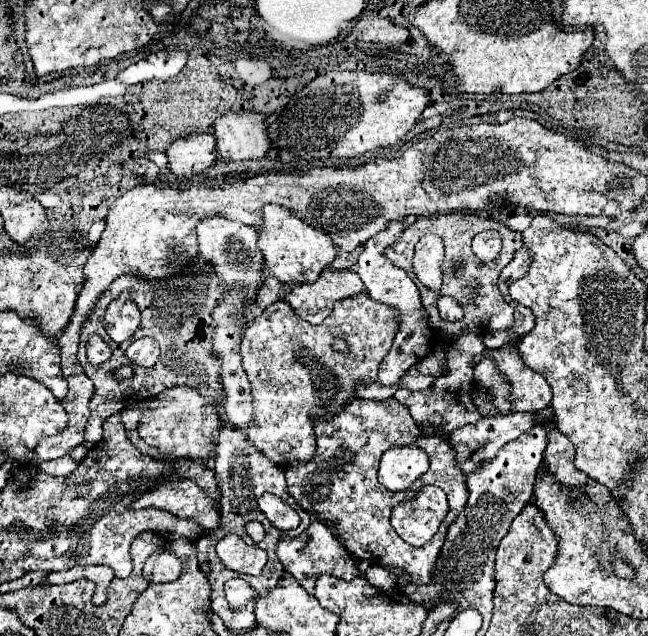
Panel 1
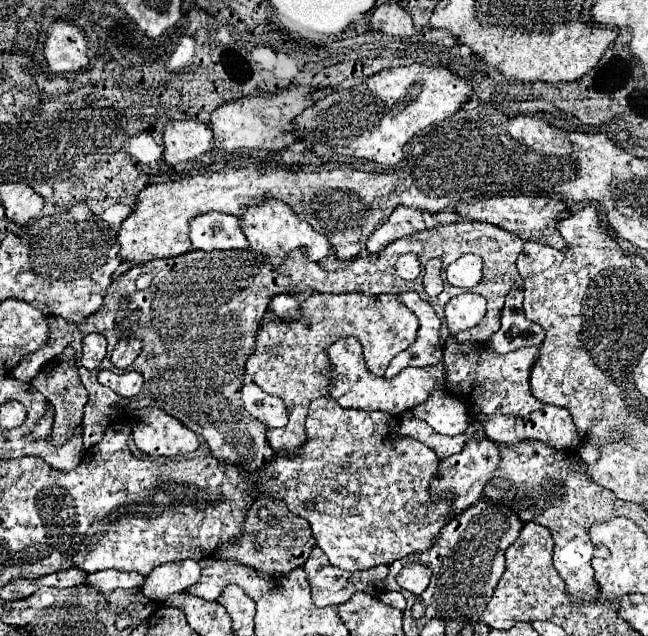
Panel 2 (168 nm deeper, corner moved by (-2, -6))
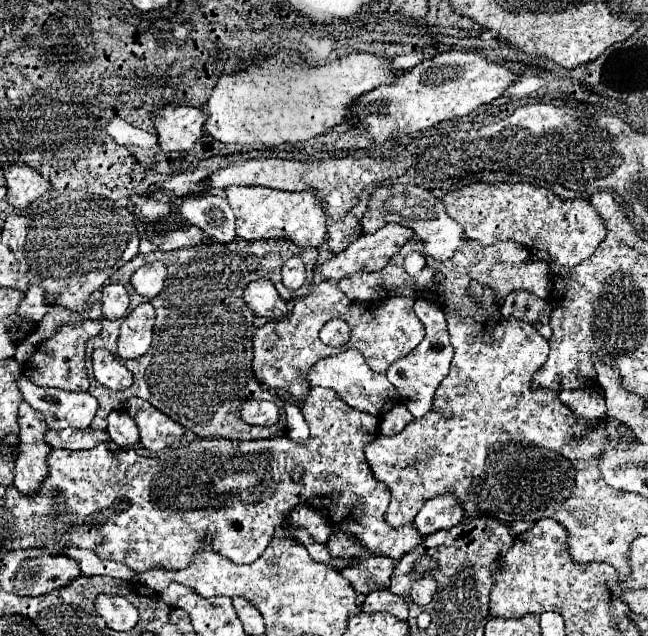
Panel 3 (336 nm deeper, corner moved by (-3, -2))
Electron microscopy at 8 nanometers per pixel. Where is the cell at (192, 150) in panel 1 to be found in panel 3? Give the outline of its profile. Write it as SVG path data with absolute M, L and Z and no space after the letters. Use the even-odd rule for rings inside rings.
M164 106L154 120L158 144L164 152L190 150L204 130L206 116L192 106Z

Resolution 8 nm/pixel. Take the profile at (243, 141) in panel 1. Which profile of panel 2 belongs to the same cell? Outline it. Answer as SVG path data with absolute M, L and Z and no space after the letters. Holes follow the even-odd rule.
M291 88L277 96L255 96L241 98L235 102L227 102L211 112L213 140L219 150L241 150L241 148L257 148L257 150L283 150L295 142L291 122L297 114L301 114L307 106L311 106L311 88Z

